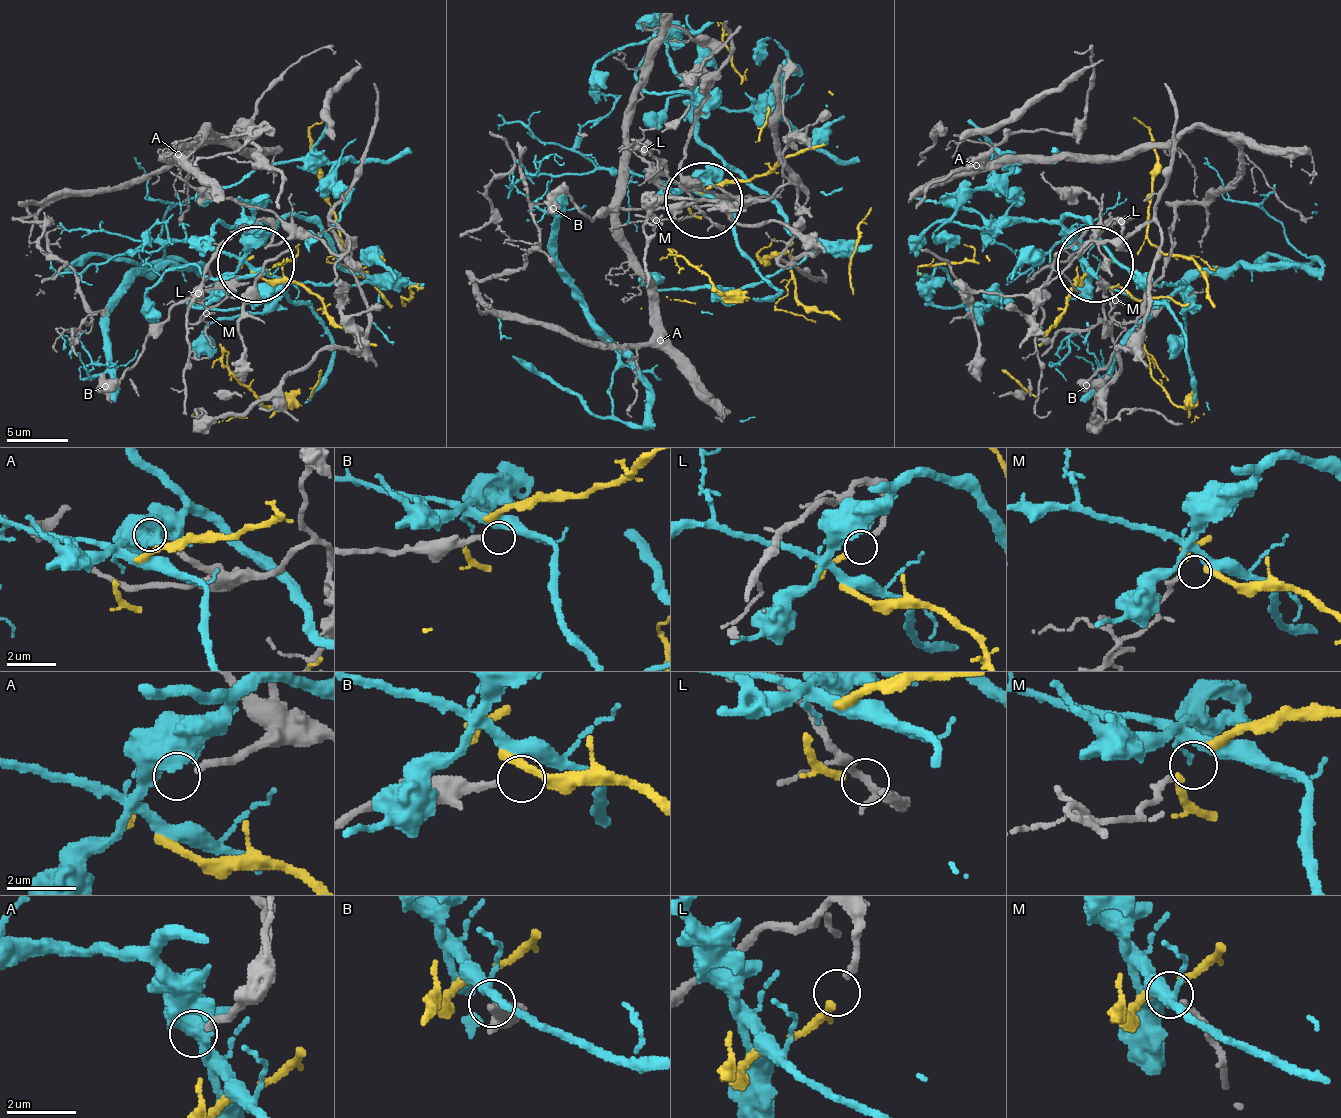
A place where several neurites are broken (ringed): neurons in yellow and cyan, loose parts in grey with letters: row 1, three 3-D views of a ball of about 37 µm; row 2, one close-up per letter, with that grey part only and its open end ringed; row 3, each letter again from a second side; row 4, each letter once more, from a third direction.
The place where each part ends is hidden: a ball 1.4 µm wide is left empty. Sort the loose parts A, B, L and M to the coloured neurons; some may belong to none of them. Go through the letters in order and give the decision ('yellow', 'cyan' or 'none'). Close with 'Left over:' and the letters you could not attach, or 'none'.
A: none
B: none
L: yellow
M: cyan
Left over: A, B

